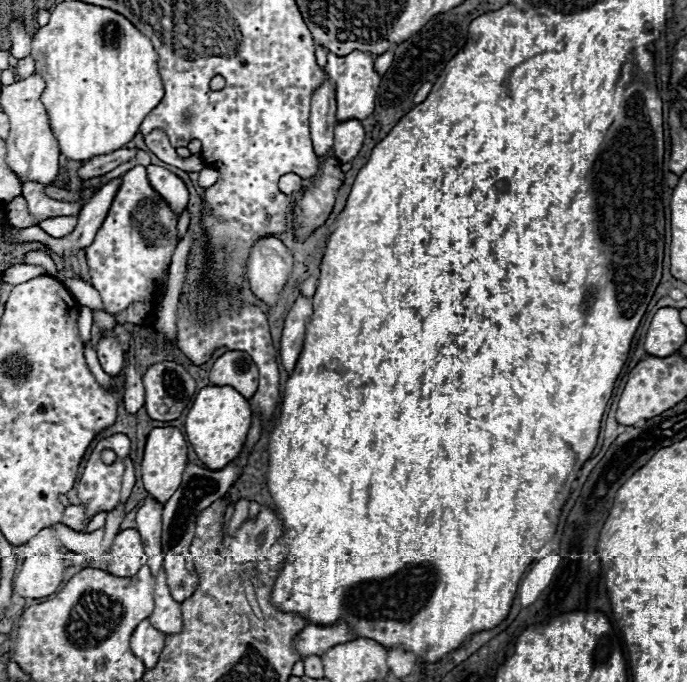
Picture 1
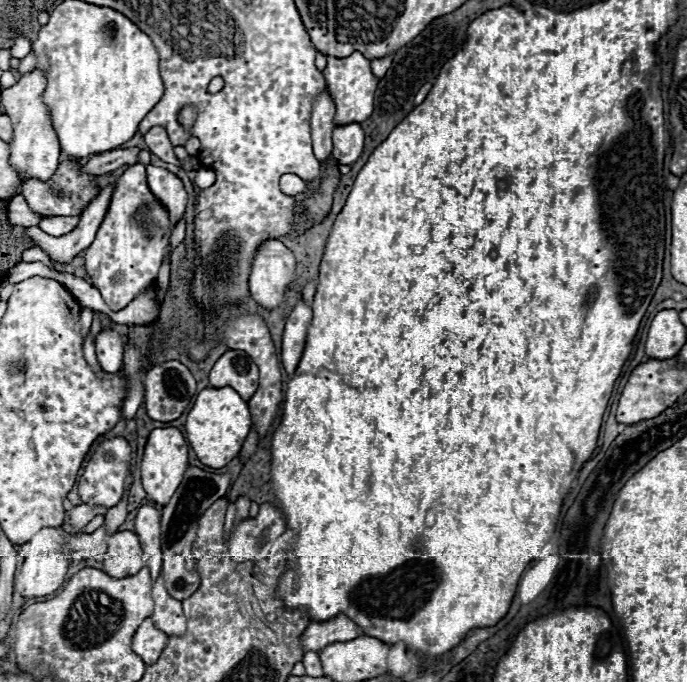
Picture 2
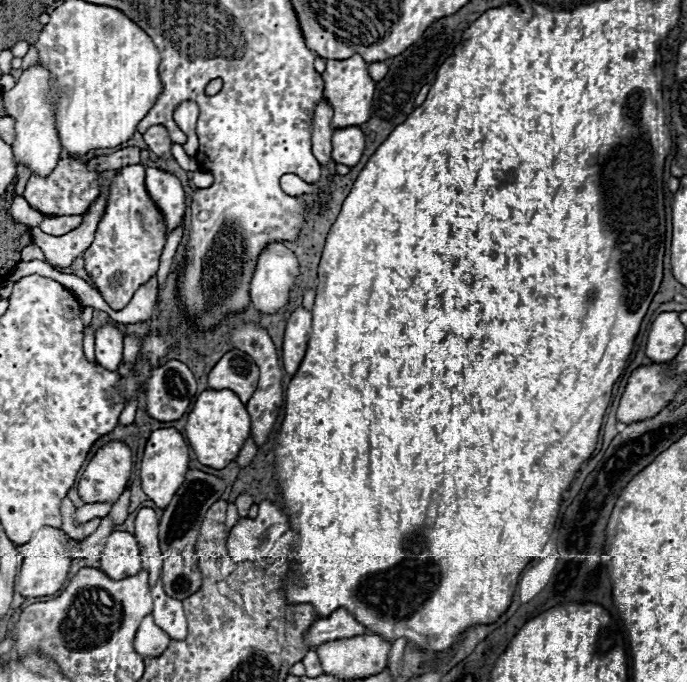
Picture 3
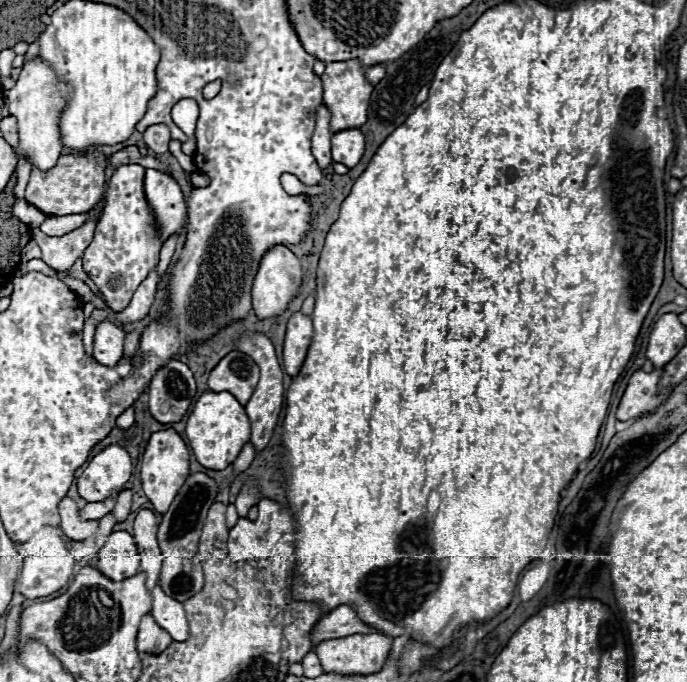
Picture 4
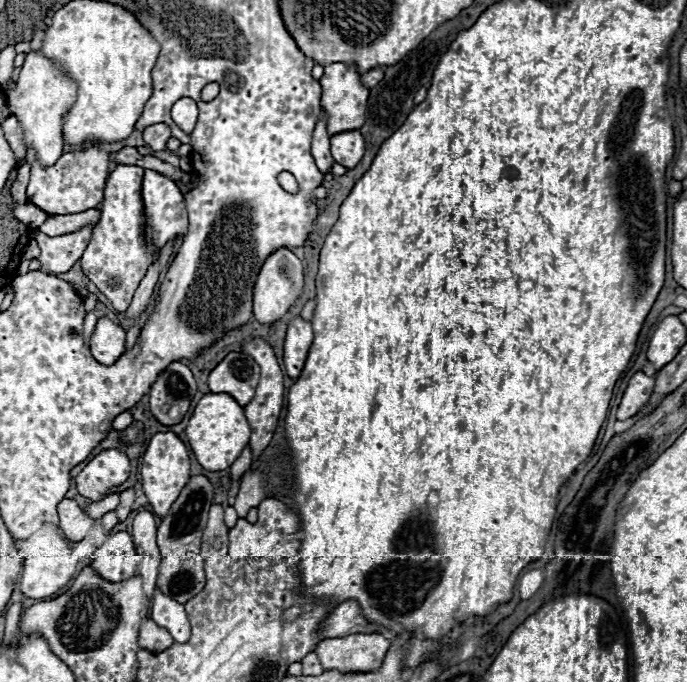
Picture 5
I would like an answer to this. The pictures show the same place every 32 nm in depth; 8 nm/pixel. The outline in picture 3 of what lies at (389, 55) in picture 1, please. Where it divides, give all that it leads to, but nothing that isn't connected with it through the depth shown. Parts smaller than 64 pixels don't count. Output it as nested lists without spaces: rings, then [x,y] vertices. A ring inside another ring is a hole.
[[[388,60],[372,62],[372,64],[370,64],[370,68],[368,68],[370,76],[372,76],[376,82],[378,82],[378,80],[382,80],[382,76],[386,76],[386,70],[388,70]]]

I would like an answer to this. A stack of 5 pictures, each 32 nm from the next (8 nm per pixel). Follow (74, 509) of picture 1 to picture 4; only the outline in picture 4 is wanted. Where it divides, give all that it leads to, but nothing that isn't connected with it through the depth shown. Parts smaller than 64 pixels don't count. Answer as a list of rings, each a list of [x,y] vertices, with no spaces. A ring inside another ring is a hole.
[[[116,498],[112,500],[102,500],[102,502],[90,502],[80,510],[80,518],[82,520],[100,520],[102,516],[110,514],[112,508],[116,504]]]

